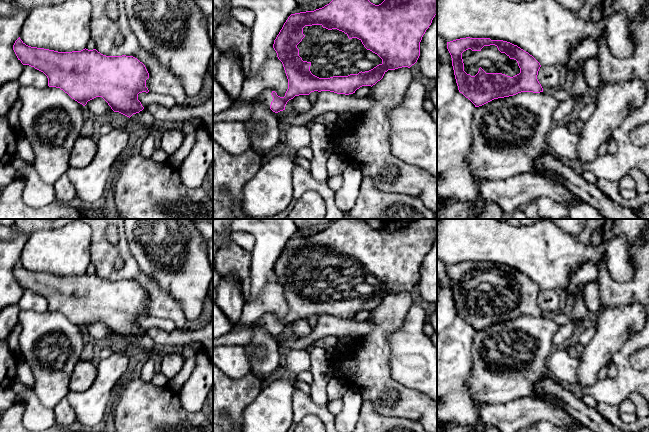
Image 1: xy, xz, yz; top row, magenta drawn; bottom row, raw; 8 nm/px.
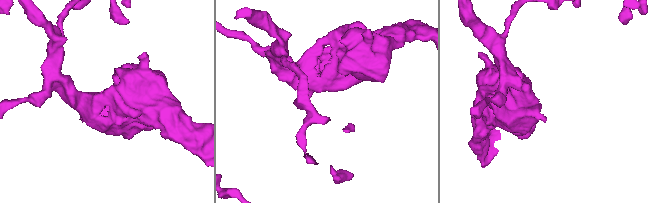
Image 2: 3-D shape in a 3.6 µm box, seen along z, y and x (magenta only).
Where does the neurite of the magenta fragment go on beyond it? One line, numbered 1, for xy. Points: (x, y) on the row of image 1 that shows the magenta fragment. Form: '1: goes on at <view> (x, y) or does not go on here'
1: does not go on here

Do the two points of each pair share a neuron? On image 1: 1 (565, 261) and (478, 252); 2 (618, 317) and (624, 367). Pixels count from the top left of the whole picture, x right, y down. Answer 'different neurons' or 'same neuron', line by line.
1: same neuron
2: different neurons

